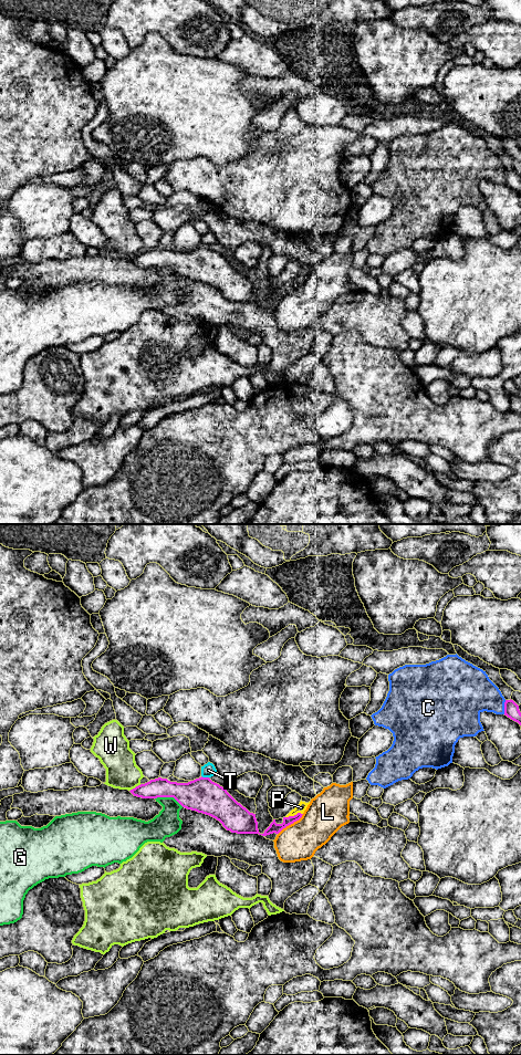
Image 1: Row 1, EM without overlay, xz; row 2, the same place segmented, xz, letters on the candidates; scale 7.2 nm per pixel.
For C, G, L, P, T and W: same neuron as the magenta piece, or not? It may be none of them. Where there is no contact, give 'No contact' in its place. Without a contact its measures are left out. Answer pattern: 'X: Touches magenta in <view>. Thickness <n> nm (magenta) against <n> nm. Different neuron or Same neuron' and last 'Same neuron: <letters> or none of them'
C: Touches magenta in xz. Thickness 110 nm (magenta) against 300 nm. Different neuron
G: Touches magenta in xz. Thickness 260 nm (magenta) against 190 nm. Different neuron
L: Touches magenta in xz. Thickness 70 nm (magenta) against 280 nm. Different neuron
P: Touches magenta in xz. Thickness 70 nm (magenta) against 70 nm. Different neuron
T: Touches magenta in xz. Thickness 260 nm (magenta) against 100 nm. Different neuron
W: Touches magenta in xz. Thickness 140 nm (magenta) against 240 nm. Different neuron
Same neuron: none of them

